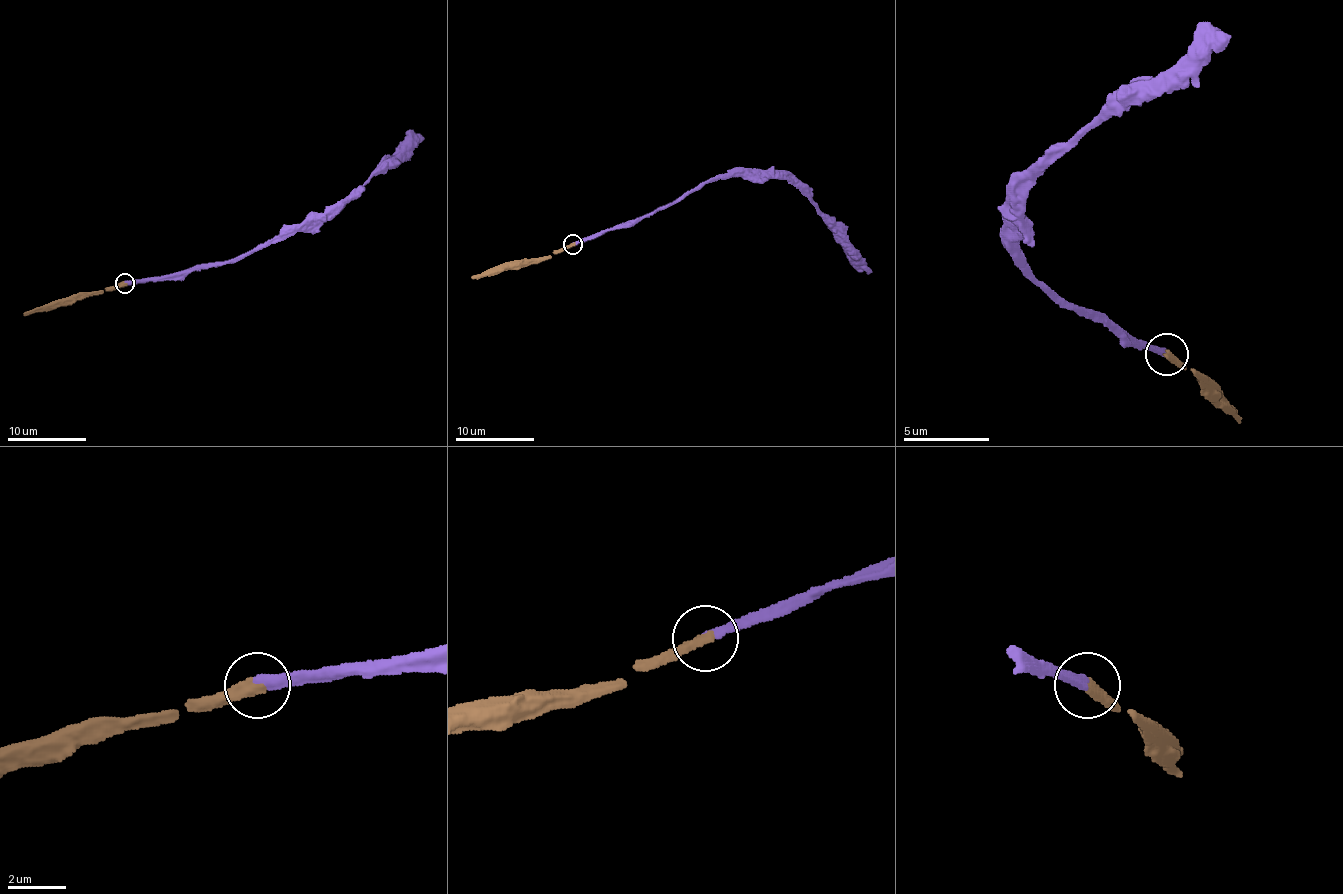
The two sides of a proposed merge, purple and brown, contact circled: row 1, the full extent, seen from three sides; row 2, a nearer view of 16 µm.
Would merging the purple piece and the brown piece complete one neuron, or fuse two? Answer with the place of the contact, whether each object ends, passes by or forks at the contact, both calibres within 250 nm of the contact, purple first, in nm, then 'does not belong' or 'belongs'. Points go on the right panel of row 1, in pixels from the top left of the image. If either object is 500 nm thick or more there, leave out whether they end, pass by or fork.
(1167, 354) | purple ends | brown ends | 320/380 nm | belongs

